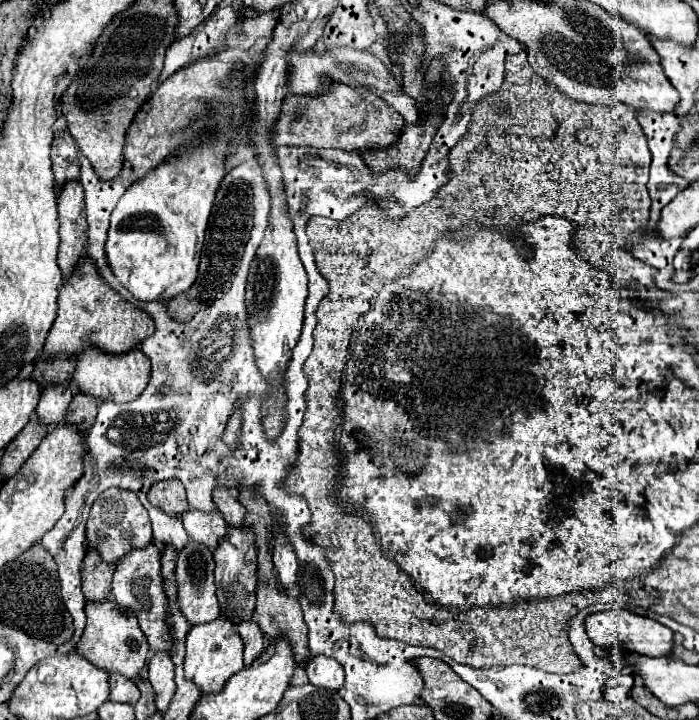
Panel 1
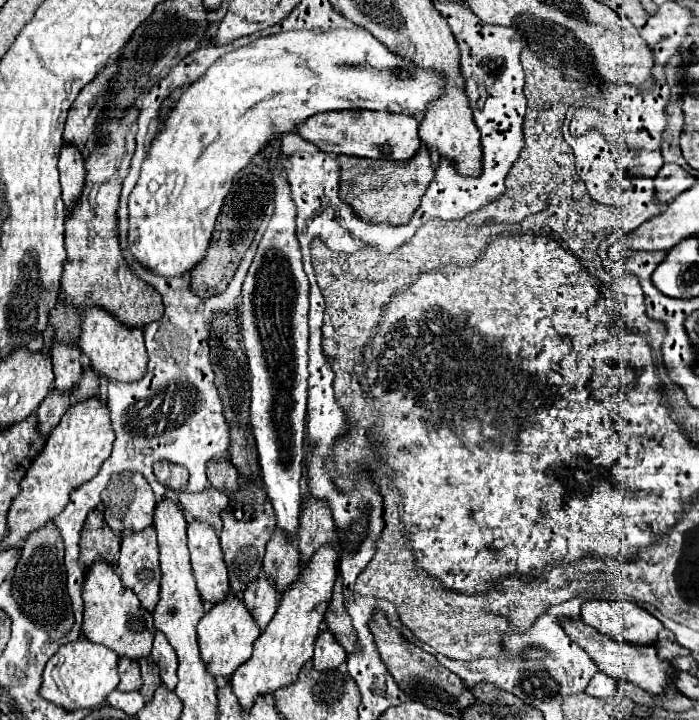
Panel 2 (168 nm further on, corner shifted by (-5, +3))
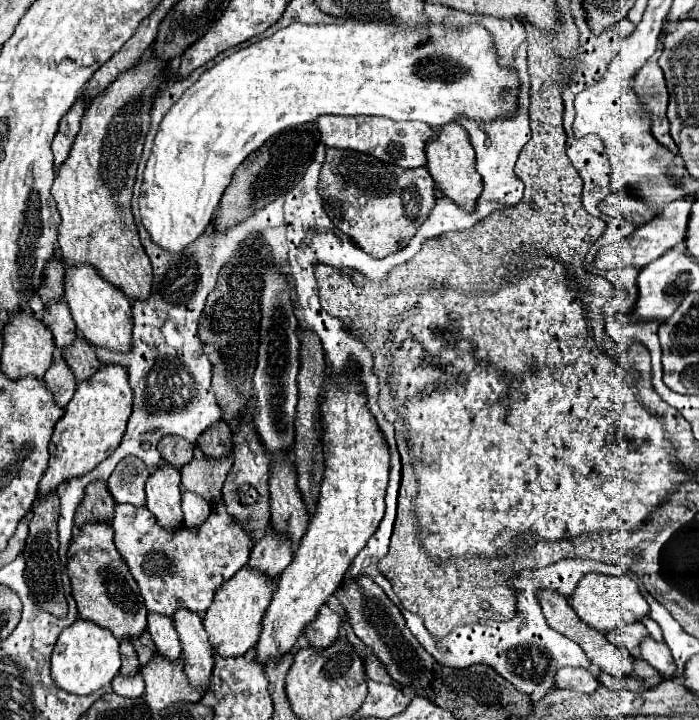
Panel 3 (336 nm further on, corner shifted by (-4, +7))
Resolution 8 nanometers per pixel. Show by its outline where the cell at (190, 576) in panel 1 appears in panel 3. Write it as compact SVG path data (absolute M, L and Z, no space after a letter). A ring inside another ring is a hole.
M183 491L181 509L183 509L183 517L185 517L187 527L201 525L201 521L205 521L205 517L209 517L209 513L211 513L209 503L201 495L191 493L191 491Z

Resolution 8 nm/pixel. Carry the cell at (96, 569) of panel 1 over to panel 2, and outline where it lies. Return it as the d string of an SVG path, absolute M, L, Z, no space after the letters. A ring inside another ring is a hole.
M94 509L88 515L86 525L80 533L80 563L84 565L84 571L90 571L92 563L96 561L116 565L118 551L120 551L118 533L110 533L110 527L106 525L102 511Z

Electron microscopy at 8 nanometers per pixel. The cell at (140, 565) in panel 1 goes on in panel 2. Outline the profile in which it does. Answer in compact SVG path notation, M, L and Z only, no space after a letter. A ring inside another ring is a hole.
M144 529L142 533L124 533L118 553L118 569L122 585L138 595L148 613L154 613L160 591L158 545L154 529Z

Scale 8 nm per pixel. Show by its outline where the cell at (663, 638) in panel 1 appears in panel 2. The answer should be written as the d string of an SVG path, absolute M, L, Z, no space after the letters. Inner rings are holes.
M584 601L582 621L616 641L638 645L654 645L664 627L654 615L630 601Z

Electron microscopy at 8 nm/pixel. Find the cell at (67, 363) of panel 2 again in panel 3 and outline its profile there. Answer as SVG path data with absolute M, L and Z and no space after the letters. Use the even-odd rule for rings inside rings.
M61 299L49 301L45 305L45 311L43 311L43 321L53 331L55 345L59 349L65 349L65 347L69 347L69 343L75 341L75 337L77 337L75 323L73 323L73 317L71 317L65 301L61 301Z

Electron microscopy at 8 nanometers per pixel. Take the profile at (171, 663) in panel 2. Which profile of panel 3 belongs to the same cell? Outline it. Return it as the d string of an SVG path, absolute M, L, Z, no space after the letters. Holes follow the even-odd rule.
M149 613L147 615L147 629L153 635L153 641L161 655L169 659L177 659L181 655L181 641L173 625L173 617L161 615L161 613Z

